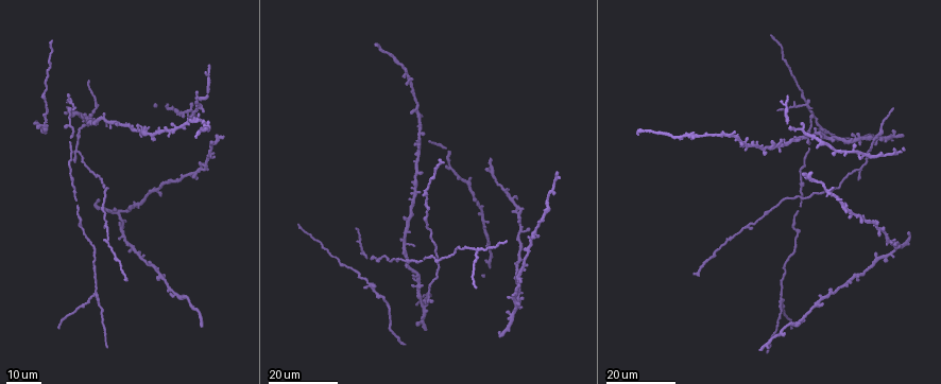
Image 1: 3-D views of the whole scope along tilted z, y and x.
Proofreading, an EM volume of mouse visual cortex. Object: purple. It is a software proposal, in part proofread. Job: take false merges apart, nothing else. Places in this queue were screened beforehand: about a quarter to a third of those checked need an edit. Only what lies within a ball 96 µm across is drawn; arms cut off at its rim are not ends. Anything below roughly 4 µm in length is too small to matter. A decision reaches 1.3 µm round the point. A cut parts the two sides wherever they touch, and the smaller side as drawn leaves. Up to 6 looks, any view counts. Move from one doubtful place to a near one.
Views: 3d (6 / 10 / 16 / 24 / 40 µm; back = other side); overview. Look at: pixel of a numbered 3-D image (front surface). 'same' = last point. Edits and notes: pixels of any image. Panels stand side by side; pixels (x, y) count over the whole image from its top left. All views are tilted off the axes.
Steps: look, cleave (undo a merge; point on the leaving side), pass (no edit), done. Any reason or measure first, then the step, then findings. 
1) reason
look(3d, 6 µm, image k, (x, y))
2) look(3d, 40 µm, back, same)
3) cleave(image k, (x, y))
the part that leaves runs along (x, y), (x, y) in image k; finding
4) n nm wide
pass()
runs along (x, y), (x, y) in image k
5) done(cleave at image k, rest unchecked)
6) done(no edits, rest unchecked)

look(3d, 24 µm, image 1, (880, 133))

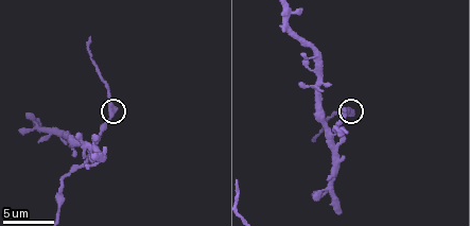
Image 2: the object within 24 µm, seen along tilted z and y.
closer look
look(3d, 10 µm, image 2, (111, 113))

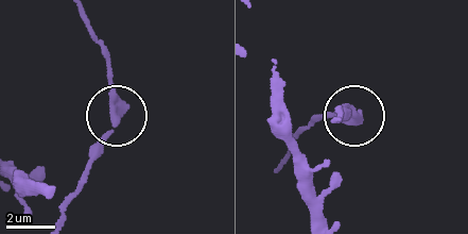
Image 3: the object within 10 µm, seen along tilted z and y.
look(3d, 10 µm, back, image 3, (113, 115))

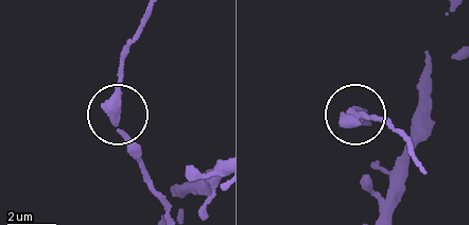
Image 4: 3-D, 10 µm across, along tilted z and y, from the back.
pass()
one neuron here

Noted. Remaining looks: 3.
two arms in line, one across
look(3d, 16 µm, image 1, (813, 116))

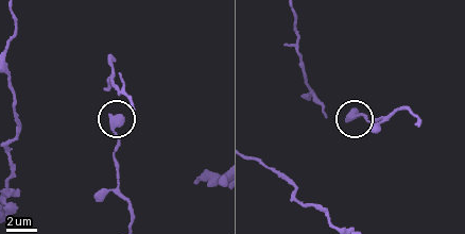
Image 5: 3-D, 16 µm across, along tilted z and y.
closer look
look(3d, 10 µm, image 5, (112, 118))

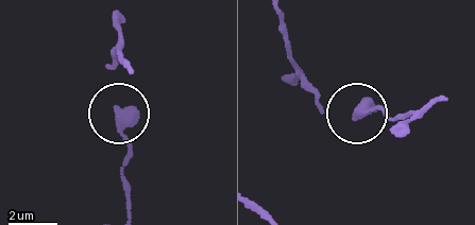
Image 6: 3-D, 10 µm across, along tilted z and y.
3 arms
pass()
runs along (130, 213), (126, 146), (108, 66) in image 6; one neuron here

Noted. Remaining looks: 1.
done(no edits, rest unchecked)

